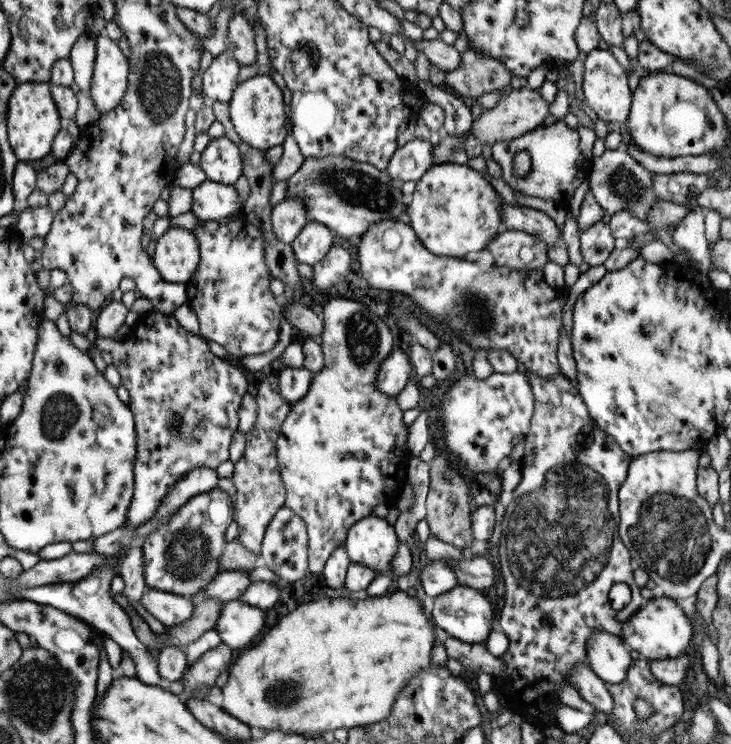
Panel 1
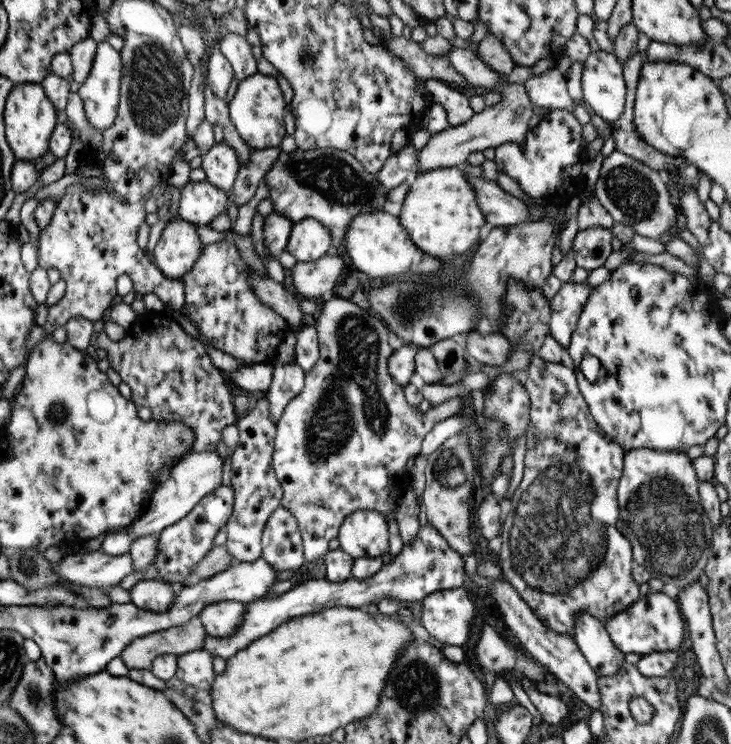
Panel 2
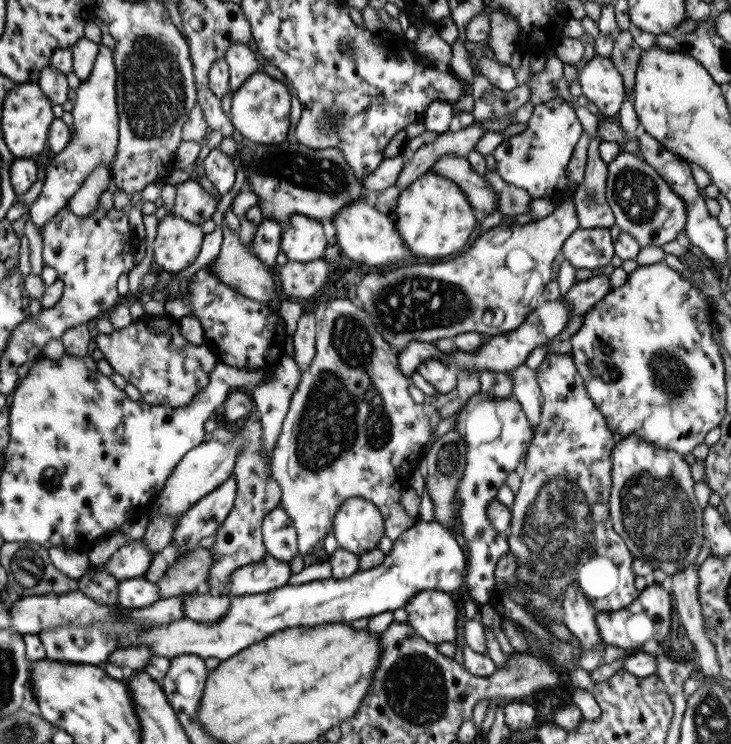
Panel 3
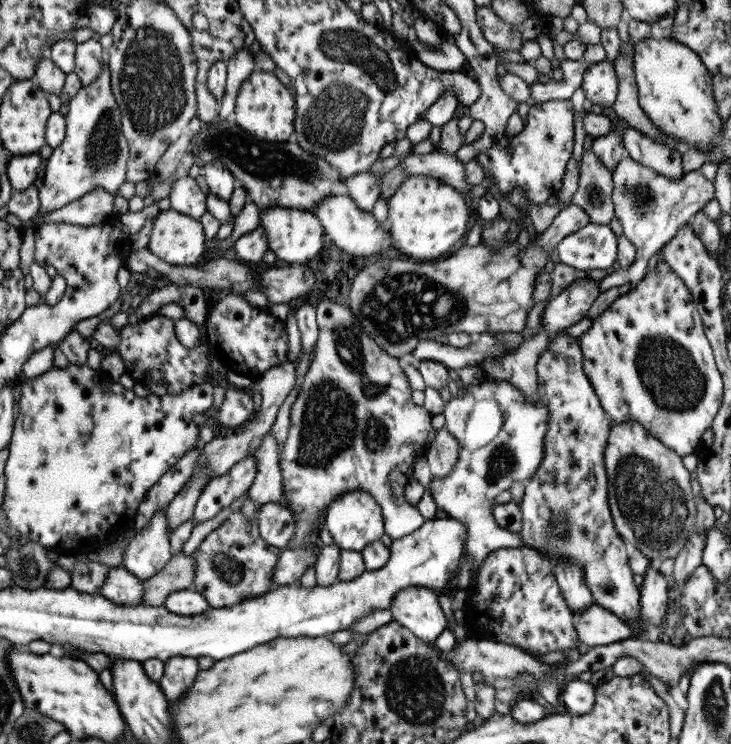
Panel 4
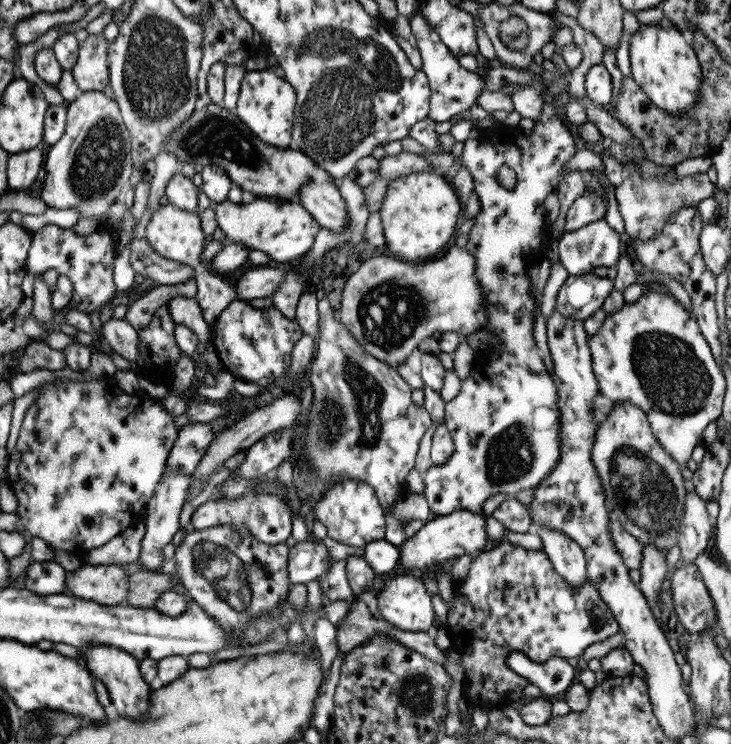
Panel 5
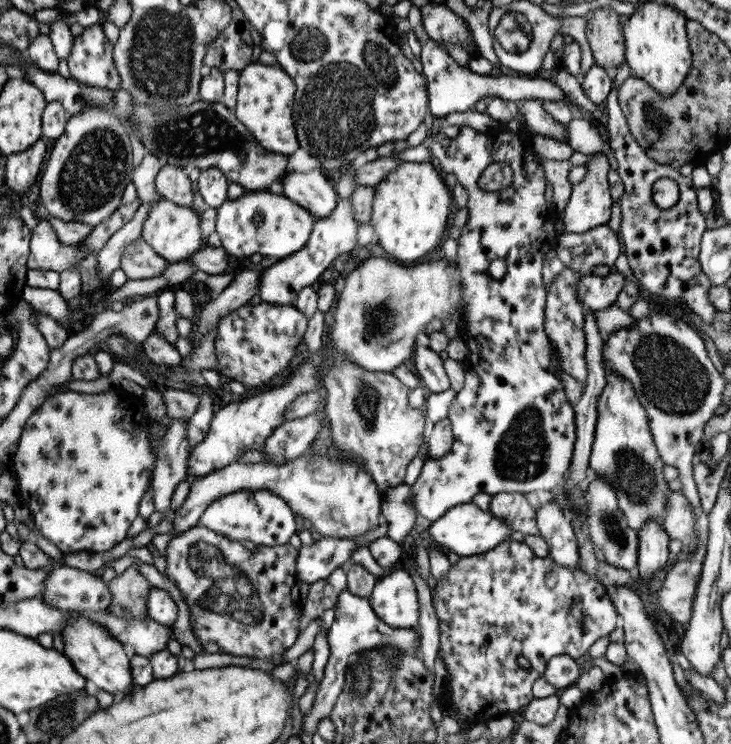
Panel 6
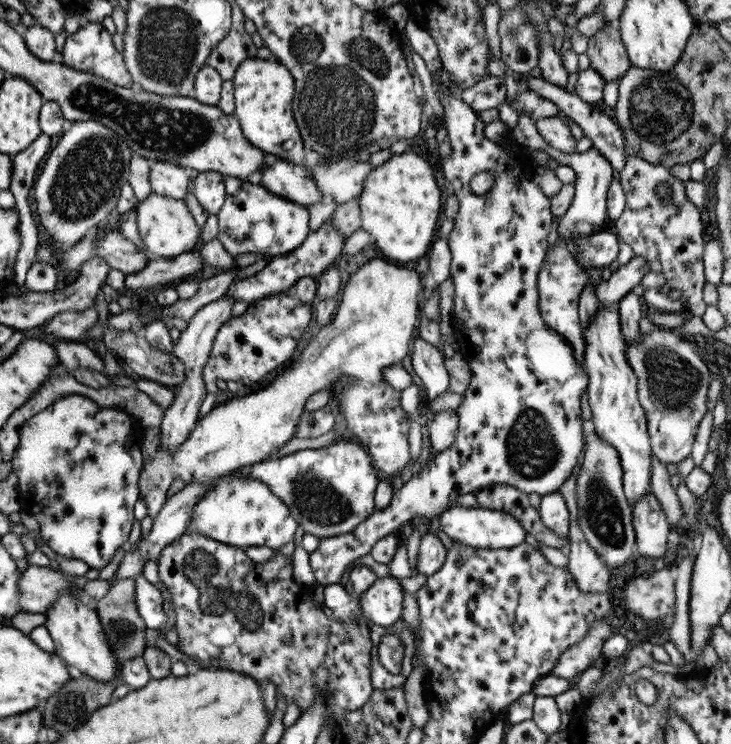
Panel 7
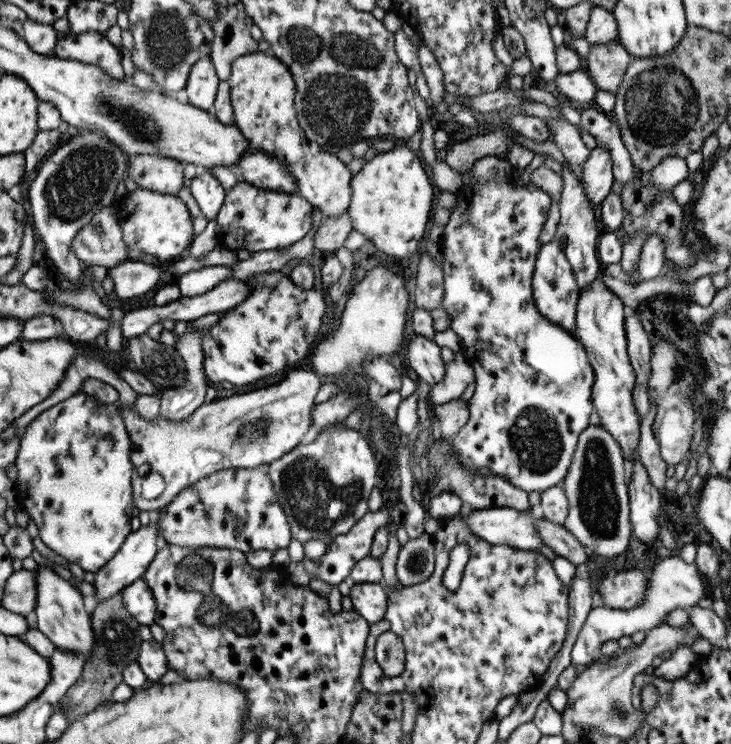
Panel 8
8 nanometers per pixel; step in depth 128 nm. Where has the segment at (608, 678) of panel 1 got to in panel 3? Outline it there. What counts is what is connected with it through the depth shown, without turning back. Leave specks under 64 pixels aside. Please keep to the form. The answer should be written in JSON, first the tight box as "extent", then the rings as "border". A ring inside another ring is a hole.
{"extent":[560,587,603,650],"border":[[[573,587],[565,588],[560,605],[562,606],[561,621],[577,638],[580,649],[593,650],[603,645],[595,625],[596,610],[581,592],[577,592]]]}

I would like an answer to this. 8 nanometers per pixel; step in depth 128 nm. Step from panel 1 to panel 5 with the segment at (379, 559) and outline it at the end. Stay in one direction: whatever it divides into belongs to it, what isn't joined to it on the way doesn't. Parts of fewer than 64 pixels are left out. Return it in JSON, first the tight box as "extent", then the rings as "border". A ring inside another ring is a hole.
{"extent":[314,480,385,548],"border":[[[345,480],[328,485],[324,493],[315,504],[314,512],[315,519],[325,526],[327,537],[353,548],[363,548],[368,542],[383,540],[385,517],[373,488],[361,481]]]}

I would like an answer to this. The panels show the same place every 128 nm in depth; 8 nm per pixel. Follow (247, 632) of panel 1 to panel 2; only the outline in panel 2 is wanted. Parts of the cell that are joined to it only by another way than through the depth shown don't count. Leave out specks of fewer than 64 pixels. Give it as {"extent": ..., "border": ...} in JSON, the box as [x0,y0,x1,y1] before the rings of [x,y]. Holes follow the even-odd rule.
{"extent":[196,601,245,637],"border":[[[223,601],[203,606],[196,616],[201,619],[206,634],[223,637],[235,634],[243,620],[243,614],[245,603]]]}

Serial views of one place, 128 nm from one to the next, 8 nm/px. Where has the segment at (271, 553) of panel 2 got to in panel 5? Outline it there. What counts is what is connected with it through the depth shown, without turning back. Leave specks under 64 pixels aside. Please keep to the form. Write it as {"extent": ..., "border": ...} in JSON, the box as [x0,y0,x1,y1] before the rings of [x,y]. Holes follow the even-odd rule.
{"extent":[190,495,292,544],"border":[[[248,495],[245,499],[235,498],[221,501],[207,501],[197,506],[190,519],[190,529],[200,530],[217,525],[239,526],[246,524],[247,530],[252,537],[265,544],[284,543],[290,536],[292,520],[290,510],[279,498],[272,495]]]}

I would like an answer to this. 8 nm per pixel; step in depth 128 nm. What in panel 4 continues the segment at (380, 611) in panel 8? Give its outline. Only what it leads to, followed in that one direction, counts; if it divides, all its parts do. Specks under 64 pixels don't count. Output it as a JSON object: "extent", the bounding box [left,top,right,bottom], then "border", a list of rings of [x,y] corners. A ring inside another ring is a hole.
{"extent":[388,586,448,642],"border":[[[417,586],[395,592],[388,608],[392,620],[410,630],[413,636],[423,642],[434,642],[448,628],[437,596],[435,591]]]}

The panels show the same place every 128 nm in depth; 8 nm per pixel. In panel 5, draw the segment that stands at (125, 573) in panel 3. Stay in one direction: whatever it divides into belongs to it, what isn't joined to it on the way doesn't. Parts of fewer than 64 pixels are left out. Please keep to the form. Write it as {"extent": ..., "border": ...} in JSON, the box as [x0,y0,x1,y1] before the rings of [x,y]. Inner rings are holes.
{"extent":[139,472,190,571],"border":[[[163,472],[159,478],[160,482],[154,490],[153,496],[145,505],[147,516],[144,518],[145,533],[139,542],[139,562],[141,562],[141,571],[156,571],[167,568],[168,566],[161,557],[161,548],[169,544],[171,537],[179,528],[179,514],[184,501],[186,500],[186,490],[190,482],[189,475],[181,475]]]}

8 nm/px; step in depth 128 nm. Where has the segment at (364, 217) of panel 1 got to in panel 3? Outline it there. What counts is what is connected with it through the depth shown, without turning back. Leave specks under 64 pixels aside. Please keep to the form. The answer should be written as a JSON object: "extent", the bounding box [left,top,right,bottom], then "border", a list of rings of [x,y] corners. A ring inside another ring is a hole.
{"extent":[219,136,363,221],"border":[[[233,136],[222,138],[219,151],[231,157],[233,166],[242,166],[248,175],[250,190],[258,196],[257,206],[263,219],[287,221],[293,214],[301,214],[319,221],[330,220],[347,204],[363,201],[363,185],[350,170],[339,149],[310,149],[297,142],[282,141],[275,146],[258,144],[251,150],[248,146],[235,143]]]}

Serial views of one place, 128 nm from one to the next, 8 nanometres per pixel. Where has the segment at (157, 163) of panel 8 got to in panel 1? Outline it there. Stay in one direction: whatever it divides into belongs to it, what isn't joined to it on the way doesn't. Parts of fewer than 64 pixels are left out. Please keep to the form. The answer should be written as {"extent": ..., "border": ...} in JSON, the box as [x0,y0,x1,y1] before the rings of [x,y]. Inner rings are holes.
{"extent":[190,181,242,221],"border":[[[203,181],[191,190],[190,211],[202,221],[219,219],[238,214],[242,208],[233,185]]]}

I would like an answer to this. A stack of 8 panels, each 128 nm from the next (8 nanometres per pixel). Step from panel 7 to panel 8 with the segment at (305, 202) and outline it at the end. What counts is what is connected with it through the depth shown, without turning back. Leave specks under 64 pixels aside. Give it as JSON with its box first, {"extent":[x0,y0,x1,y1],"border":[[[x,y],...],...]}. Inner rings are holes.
{"extent":[237,152,297,193],"border":[[[245,152],[237,162],[243,180],[257,188],[275,192],[297,193],[295,177],[285,163],[263,152]]]}

